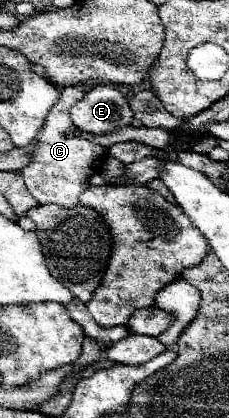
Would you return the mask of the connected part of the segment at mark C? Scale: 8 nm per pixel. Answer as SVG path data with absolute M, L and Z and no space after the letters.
M84 85L62 87L60 101L46 115L46 121L36 137L36 143L30 149L32 161L24 169L20 169L20 175L22 175L28 191L40 205L54 203L54 205L60 205L66 209L78 205L78 197L88 189L88 177L98 173L98 165L100 165L102 157L106 155L106 149L102 145L96 145L96 143L80 137L74 131L76 129L74 123L70 121L68 111L78 99L82 99L84 93L86 93Z

